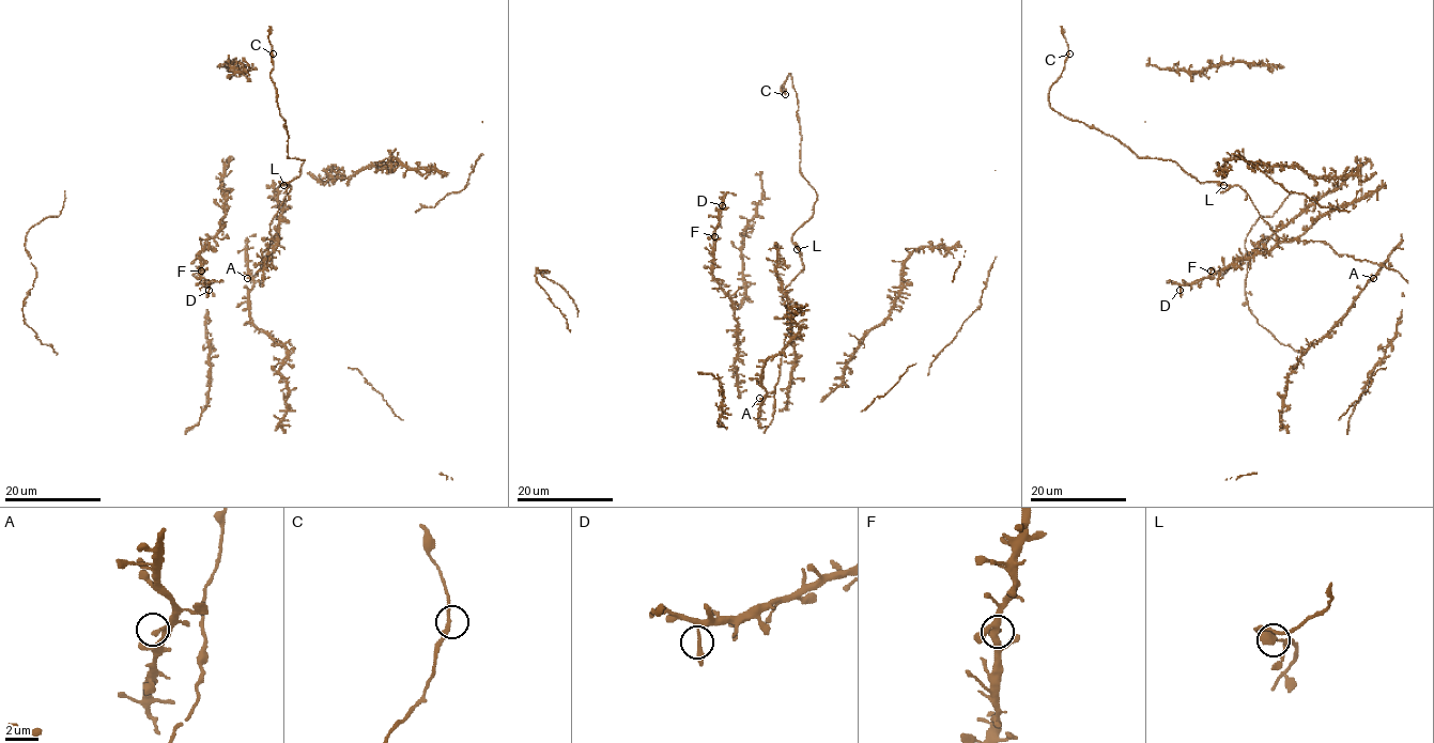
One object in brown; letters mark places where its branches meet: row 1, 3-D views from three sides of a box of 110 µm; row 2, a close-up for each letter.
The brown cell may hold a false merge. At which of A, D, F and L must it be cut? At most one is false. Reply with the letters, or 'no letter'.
no letter

